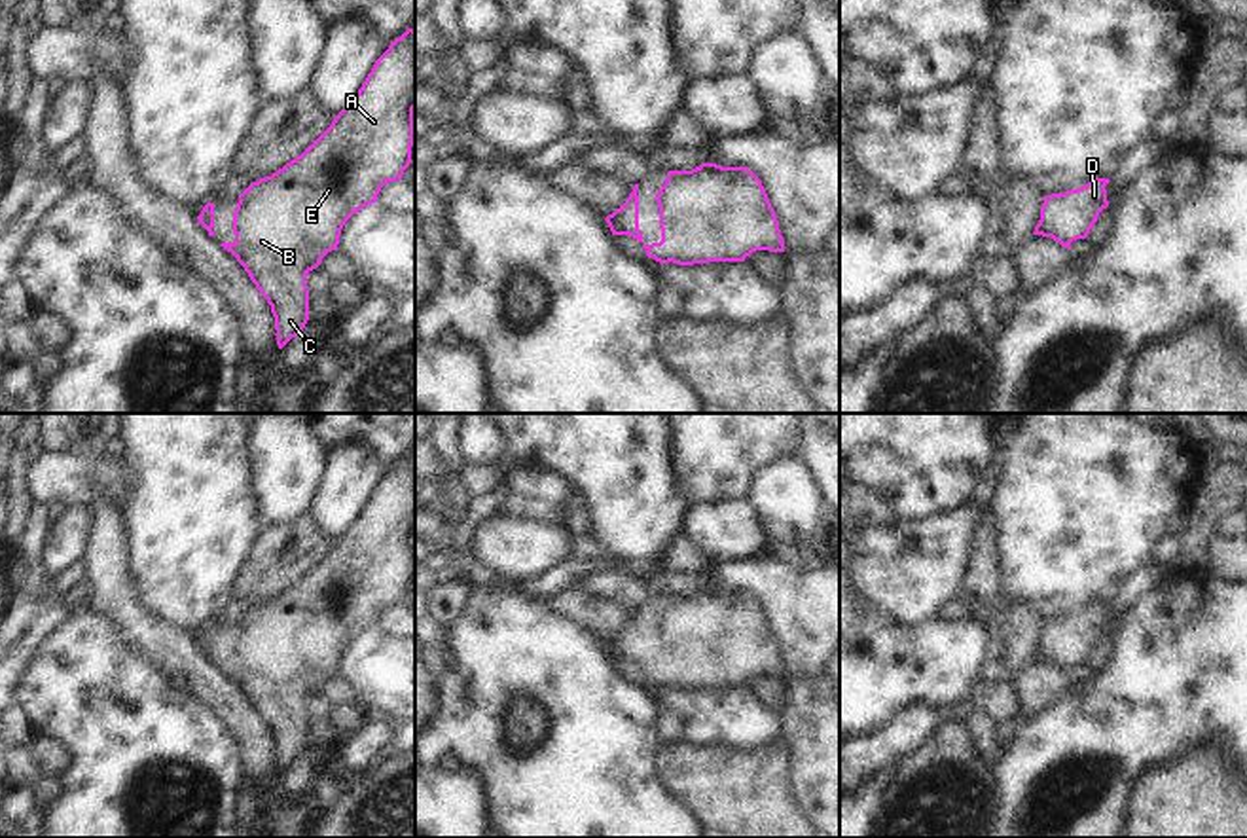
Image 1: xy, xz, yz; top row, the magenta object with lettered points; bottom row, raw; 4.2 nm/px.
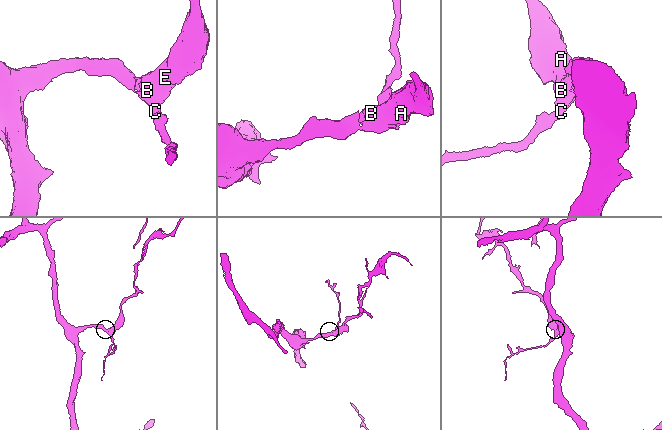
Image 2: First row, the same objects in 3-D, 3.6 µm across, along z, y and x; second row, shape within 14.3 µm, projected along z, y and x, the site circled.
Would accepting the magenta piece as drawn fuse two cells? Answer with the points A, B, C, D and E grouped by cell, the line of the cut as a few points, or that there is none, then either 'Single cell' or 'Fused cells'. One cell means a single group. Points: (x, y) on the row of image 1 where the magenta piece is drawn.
Groups: A B C D E. No split. Single cell.

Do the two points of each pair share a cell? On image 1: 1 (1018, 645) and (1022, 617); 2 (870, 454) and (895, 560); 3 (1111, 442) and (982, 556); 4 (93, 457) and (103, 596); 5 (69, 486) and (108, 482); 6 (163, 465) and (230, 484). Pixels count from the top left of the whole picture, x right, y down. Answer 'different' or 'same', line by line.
1: same
2: different
3: different
4: different
5: same
6: same

